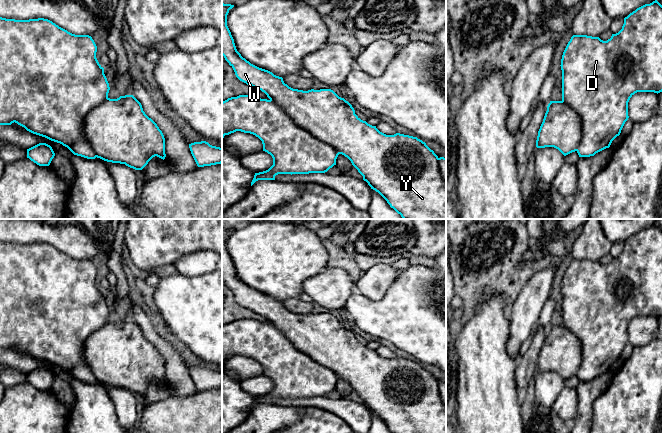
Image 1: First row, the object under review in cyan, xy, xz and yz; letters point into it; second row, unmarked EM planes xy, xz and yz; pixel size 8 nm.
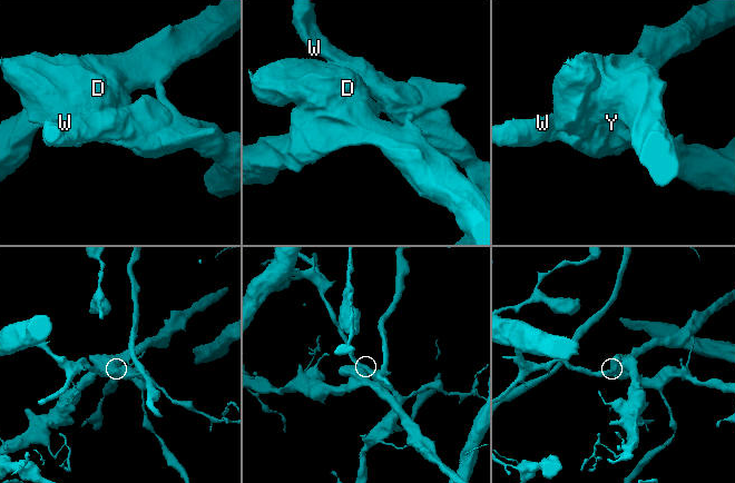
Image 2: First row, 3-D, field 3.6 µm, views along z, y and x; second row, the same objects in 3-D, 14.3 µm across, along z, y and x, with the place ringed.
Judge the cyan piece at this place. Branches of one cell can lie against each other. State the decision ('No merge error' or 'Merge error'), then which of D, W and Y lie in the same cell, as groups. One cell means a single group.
Merge error. Groups: D / W Y

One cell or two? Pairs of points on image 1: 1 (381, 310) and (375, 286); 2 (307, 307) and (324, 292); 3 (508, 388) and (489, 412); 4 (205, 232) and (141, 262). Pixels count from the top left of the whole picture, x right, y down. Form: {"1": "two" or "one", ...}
{"1": "two", "2": "two", "3": "one", "4": "one"}

